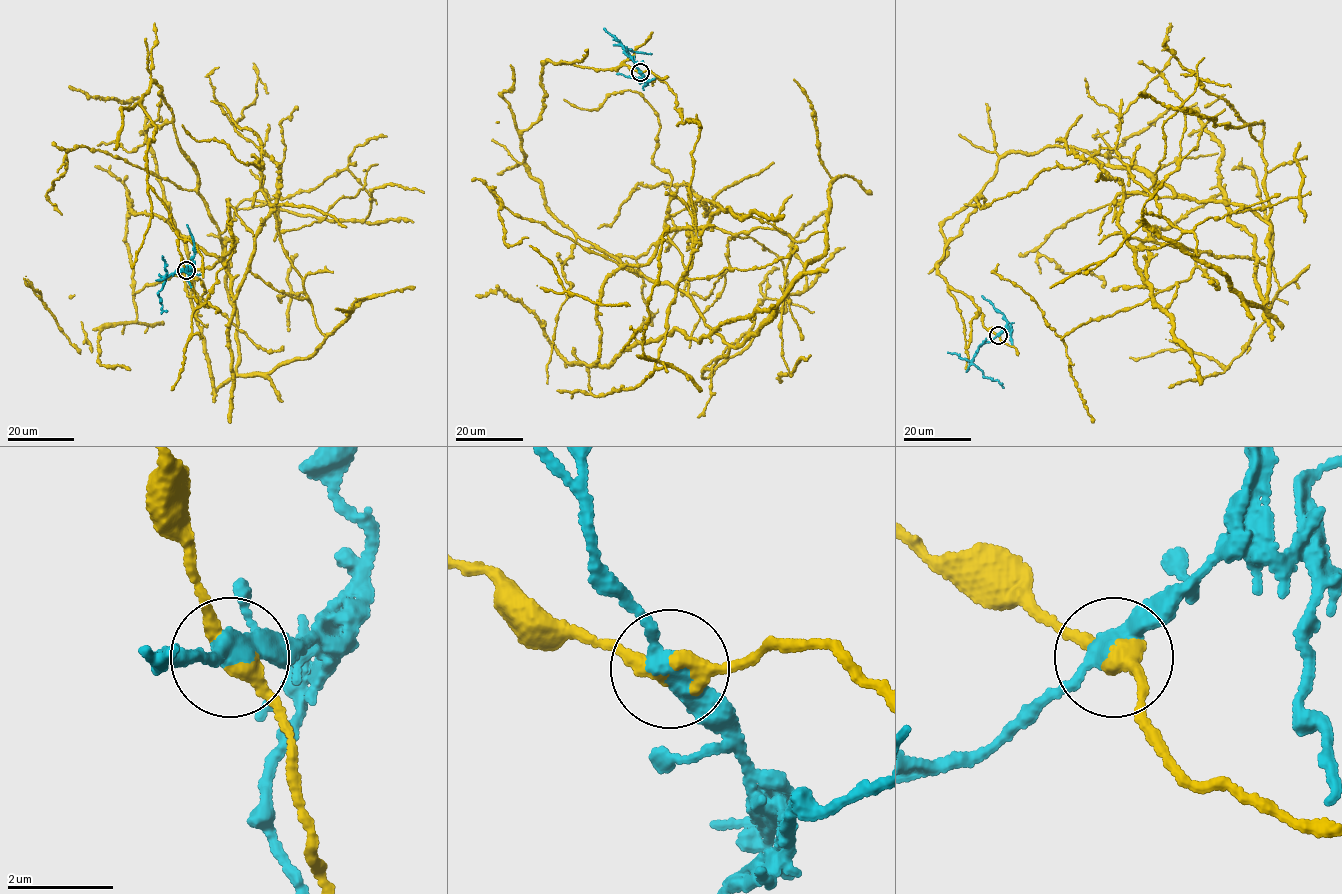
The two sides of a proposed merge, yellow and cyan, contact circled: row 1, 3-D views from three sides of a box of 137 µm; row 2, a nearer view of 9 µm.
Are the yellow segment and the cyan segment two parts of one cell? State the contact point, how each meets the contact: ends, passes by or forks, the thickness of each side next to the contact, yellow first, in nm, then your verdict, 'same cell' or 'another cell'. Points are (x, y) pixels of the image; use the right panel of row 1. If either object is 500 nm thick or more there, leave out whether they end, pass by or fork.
place (998, 335); yellow passes by; cyan passes by; calibres 320 and 380 nm; another cell

